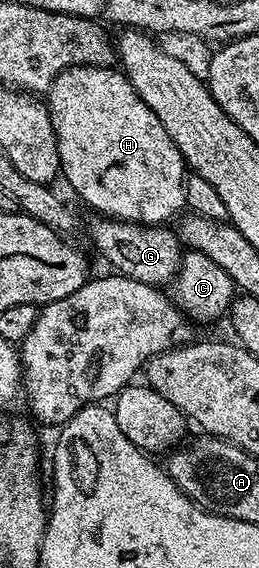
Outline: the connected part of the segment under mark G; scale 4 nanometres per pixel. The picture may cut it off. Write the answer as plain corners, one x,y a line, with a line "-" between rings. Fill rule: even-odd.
105,216
96,218
90,226
90,238
95,248
110,262
117,273
159,288
173,283
182,266
184,247
169,225
145,226
142,223
121,222

